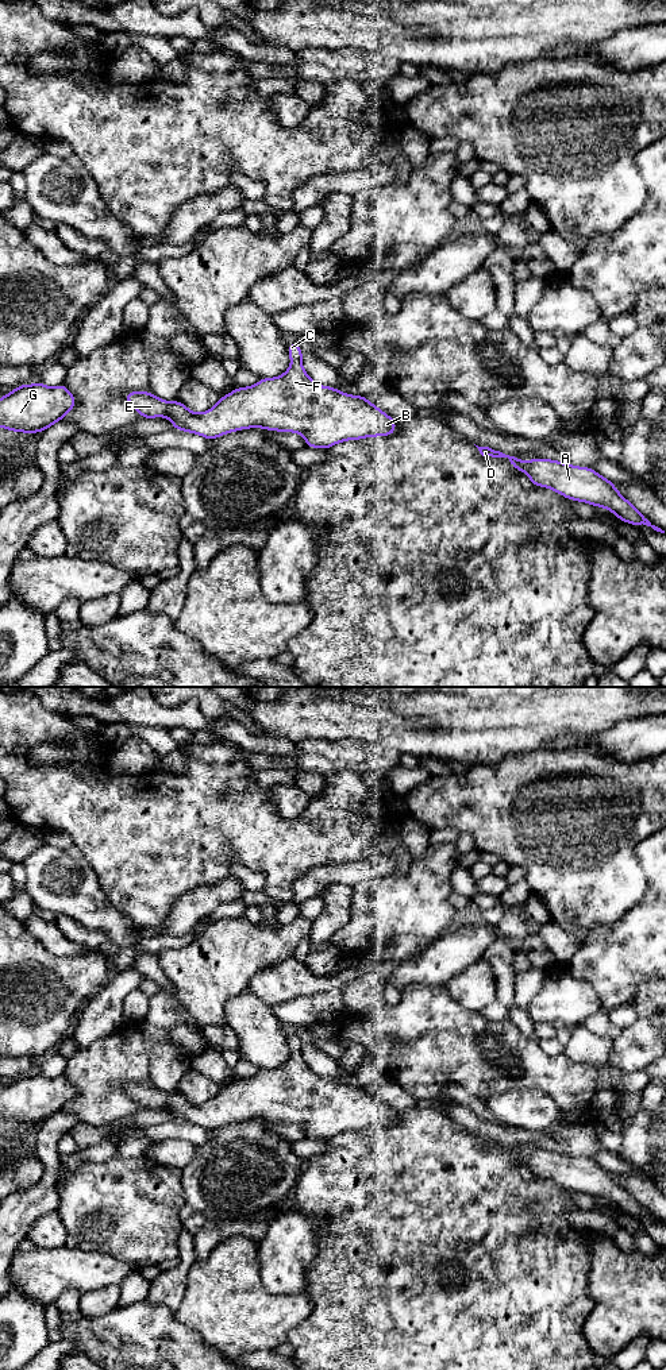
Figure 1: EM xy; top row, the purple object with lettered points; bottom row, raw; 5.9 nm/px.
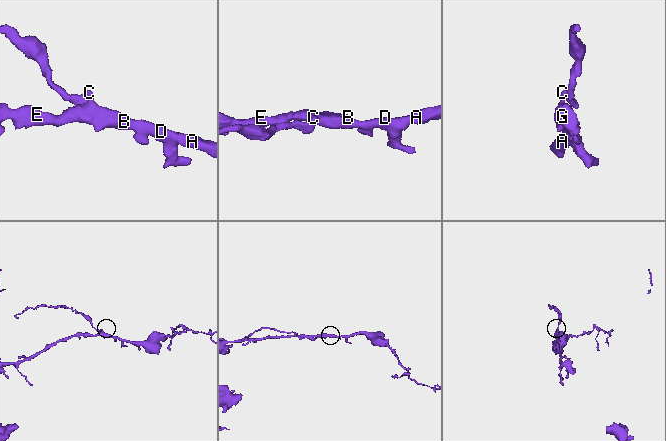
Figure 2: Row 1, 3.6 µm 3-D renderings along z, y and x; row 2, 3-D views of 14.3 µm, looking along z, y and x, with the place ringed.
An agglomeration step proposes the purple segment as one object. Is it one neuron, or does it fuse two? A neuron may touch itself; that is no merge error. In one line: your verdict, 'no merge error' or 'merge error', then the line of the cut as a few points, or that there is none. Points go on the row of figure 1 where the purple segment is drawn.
no merge error; cut none

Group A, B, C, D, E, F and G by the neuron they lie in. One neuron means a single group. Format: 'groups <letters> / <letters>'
groups A B C D E F G

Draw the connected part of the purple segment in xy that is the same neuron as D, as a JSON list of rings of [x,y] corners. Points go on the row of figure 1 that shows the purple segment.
[[[476,445],[482,456],[508,458],[512,467],[526,472],[532,485],[550,487],[565,498],[586,502],[597,508],[609,509],[619,520],[631,525],[647,525],[665,533],[652,525],[631,502],[628,502],[613,486],[593,468],[577,467],[551,459],[520,460],[494,448]]]

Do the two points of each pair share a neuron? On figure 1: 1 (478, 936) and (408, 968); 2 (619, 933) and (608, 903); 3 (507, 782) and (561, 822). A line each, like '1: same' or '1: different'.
1: same
2: different
3: same

